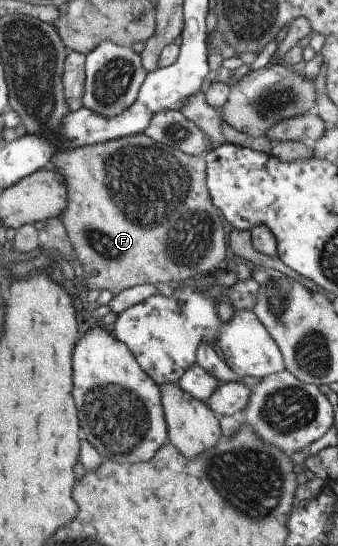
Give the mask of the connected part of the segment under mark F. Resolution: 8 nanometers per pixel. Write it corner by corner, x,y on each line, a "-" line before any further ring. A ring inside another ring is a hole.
134,133
134,135
124,135
120,139
110,139
106,143
95,146
62,150
53,157
50,166
56,168
67,179
69,207
61,215
61,220
65,223
71,244
84,269
84,276
90,277
90,281
86,280
87,284
90,283
92,291
108,290
116,295
134,285
143,283
152,283
153,285
170,283
170,281
180,283
179,281
188,279
188,276
198,275
198,273
208,274
212,269
224,266
232,259
228,238
230,228
221,209
213,202
213,197
210,195
207,186
207,163
204,156
194,156
178,148
158,143
145,133

